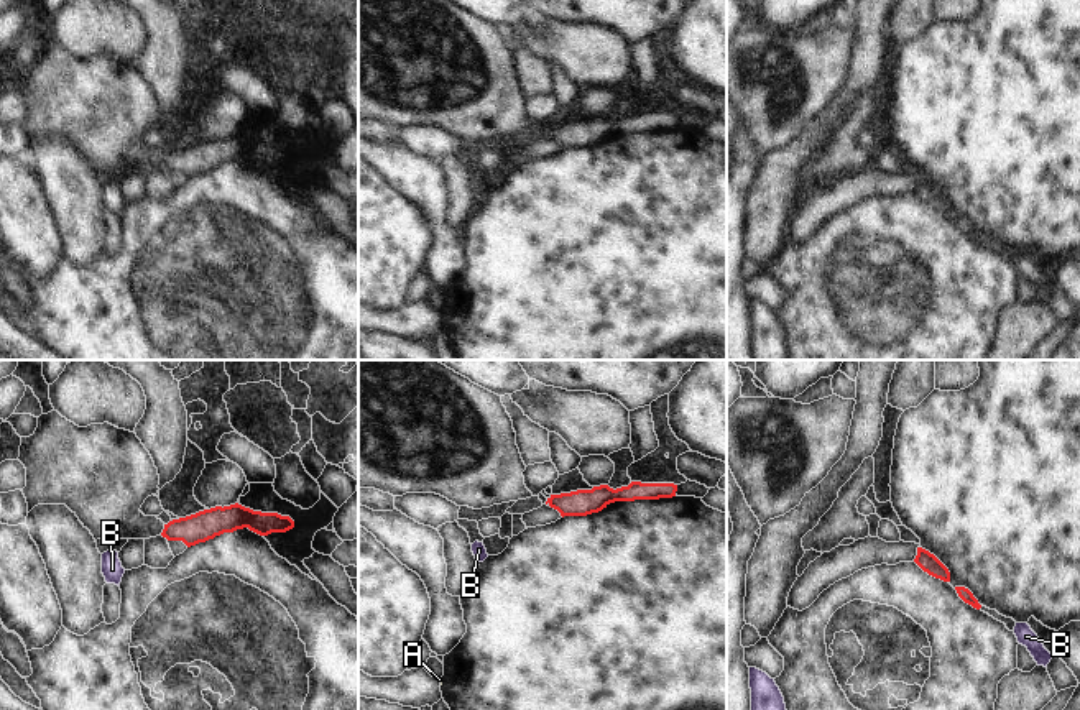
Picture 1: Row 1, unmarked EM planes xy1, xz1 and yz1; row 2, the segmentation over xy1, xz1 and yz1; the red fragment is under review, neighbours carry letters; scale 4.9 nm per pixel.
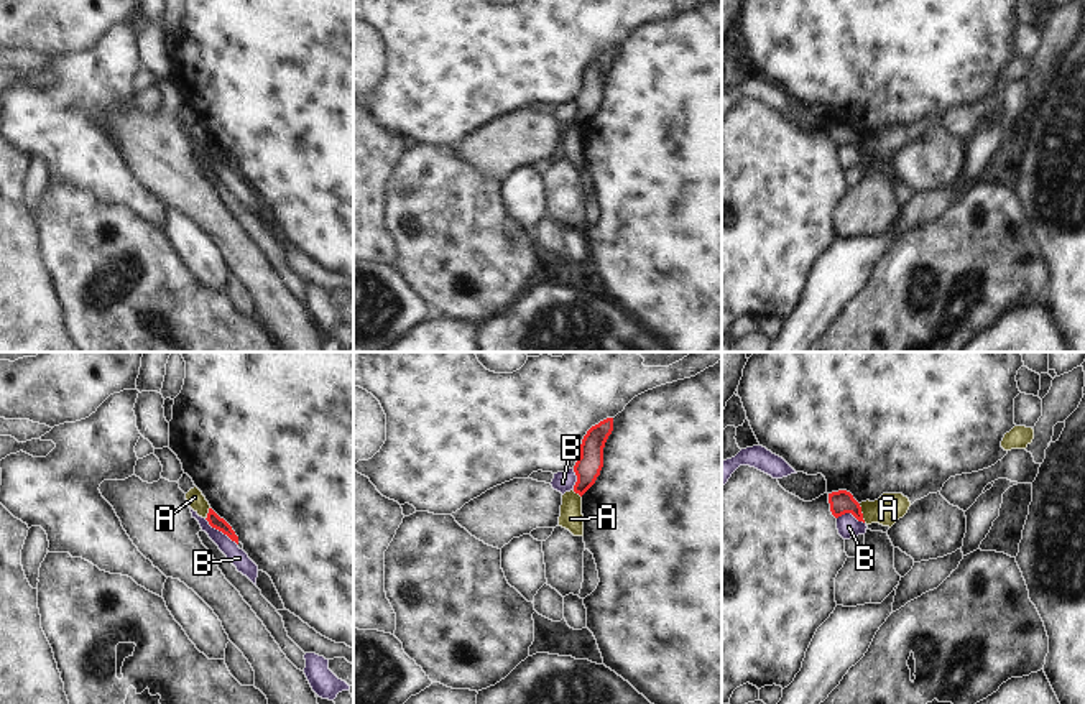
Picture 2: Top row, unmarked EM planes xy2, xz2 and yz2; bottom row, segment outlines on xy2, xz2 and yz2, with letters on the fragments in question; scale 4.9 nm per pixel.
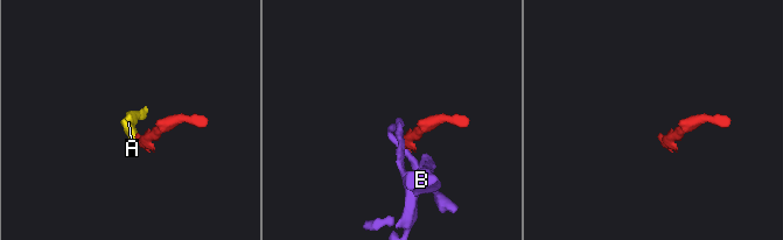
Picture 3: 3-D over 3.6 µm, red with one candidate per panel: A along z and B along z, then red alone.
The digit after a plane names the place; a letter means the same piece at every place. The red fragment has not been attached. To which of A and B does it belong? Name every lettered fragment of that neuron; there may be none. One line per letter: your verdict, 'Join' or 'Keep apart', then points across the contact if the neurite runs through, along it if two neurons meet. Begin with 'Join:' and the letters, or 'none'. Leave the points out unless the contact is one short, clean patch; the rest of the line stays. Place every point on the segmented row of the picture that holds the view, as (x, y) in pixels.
Join: none
A: Keep apart. Boundary: yz2 (858, 504), (865, 522)
B: Keep apart. Boundary: xy2 (204, 518), (237, 545).

